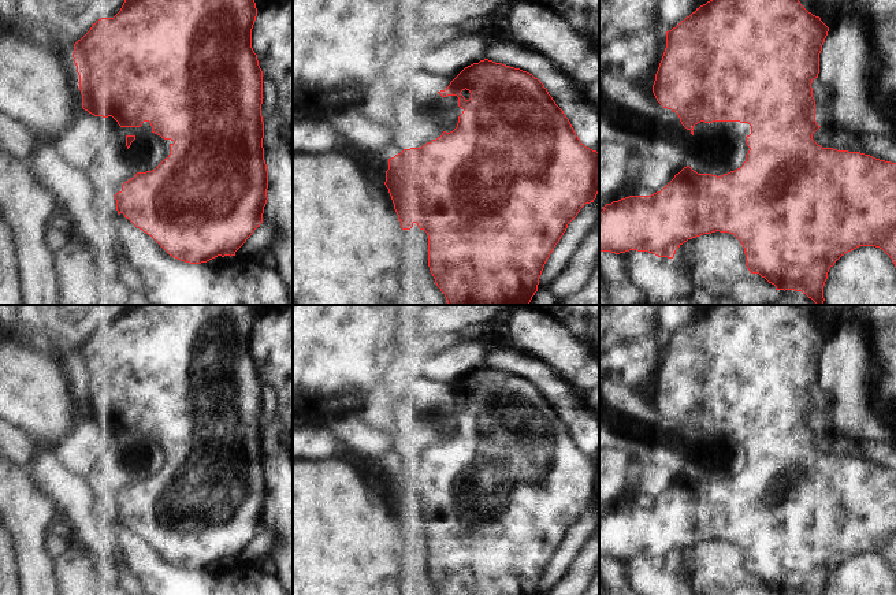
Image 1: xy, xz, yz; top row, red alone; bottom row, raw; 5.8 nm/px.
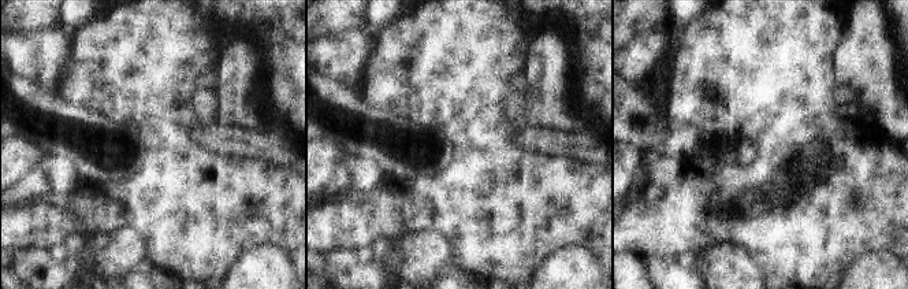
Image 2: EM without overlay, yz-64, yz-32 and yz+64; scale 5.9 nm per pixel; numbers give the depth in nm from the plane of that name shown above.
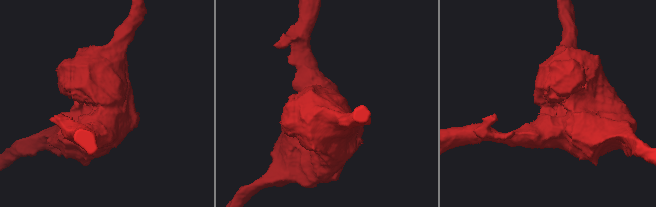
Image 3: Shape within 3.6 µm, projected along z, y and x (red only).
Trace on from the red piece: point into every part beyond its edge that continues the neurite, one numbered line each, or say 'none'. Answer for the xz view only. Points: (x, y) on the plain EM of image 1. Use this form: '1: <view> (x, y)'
1: xz (452, 417).

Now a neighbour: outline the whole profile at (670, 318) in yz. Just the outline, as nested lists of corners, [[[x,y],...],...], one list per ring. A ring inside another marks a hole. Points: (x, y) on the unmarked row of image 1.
[[[661,305],[658,332],[669,338],[695,317],[696,313],[691,305]]]

